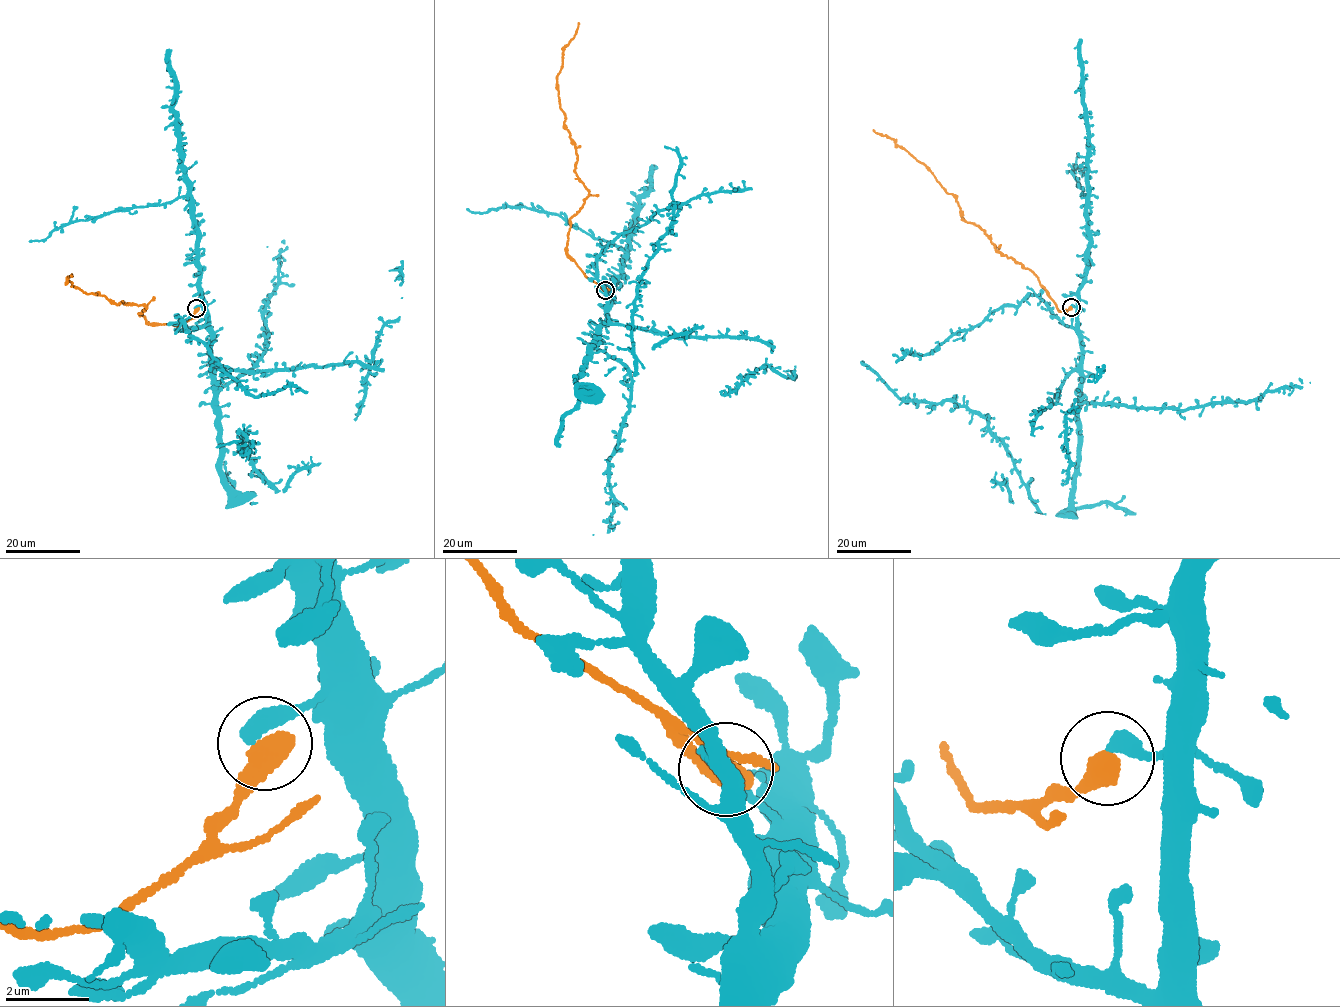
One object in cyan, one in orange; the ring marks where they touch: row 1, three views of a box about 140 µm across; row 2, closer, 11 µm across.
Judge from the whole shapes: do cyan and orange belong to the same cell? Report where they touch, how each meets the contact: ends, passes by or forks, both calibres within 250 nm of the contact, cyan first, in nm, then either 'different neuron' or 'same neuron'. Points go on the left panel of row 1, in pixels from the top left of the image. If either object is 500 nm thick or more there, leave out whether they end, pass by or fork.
(196, 308) | 440/600 nm | different neuron

